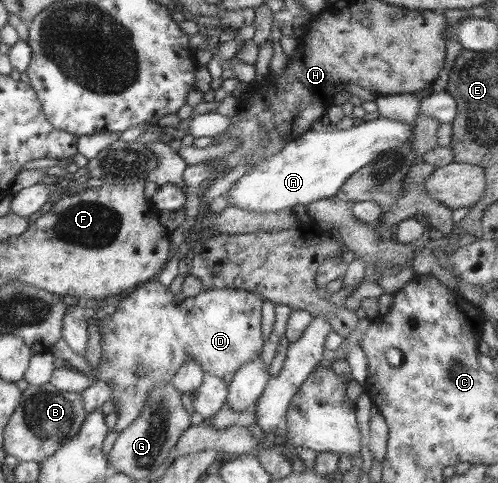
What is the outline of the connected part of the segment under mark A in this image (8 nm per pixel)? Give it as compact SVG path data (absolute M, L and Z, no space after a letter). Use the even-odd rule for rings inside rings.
M379 116L374 120L356 121L347 130L332 127L321 131L309 129L239 177L226 196L233 207L261 215L329 199L337 195L338 188L352 173L367 165L381 152L387 153L407 142L407 135L413 127L413 123L401 123Z

